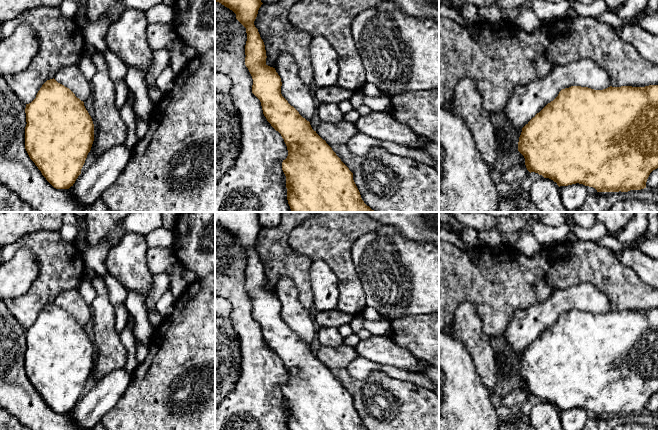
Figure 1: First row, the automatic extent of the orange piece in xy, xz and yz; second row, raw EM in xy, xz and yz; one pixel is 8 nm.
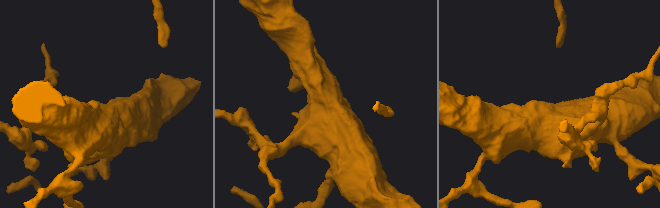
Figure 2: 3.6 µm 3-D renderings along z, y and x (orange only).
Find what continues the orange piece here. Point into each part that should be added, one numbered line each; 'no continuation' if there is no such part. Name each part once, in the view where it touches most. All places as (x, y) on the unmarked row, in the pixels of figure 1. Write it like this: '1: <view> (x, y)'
no continuation

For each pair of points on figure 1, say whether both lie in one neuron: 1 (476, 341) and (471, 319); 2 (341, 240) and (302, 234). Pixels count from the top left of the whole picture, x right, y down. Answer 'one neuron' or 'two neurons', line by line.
1: one neuron
2: one neuron

